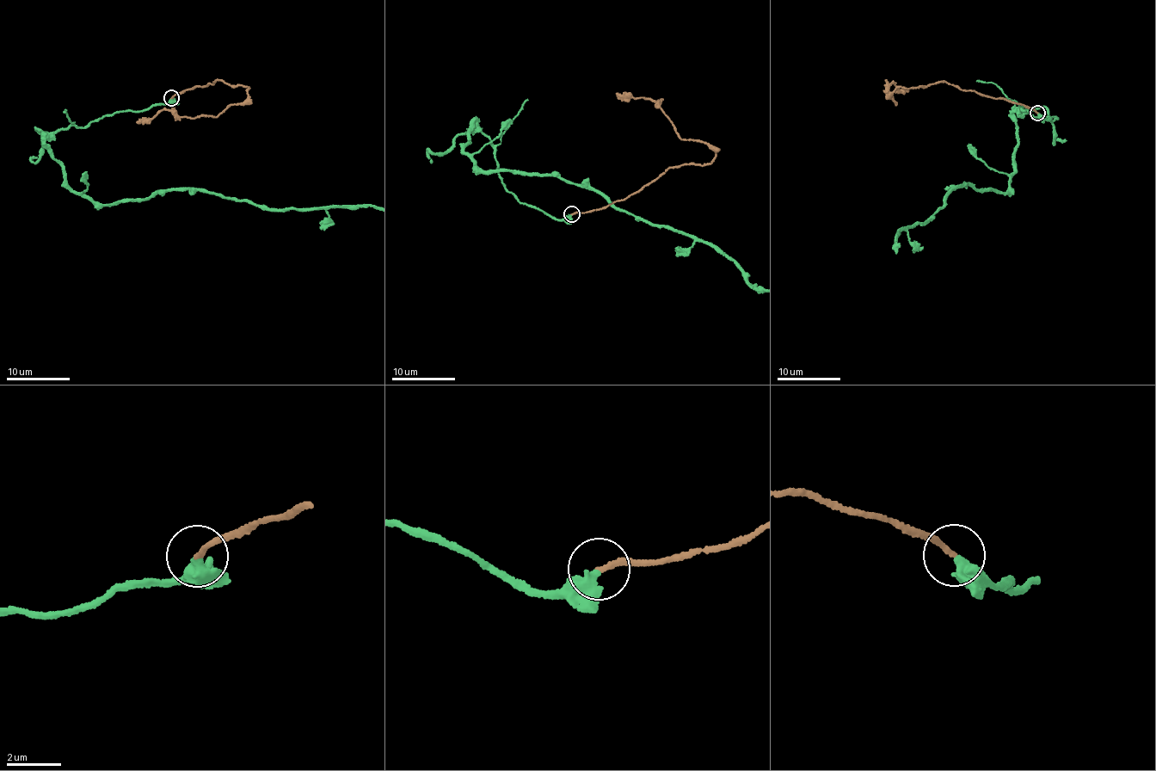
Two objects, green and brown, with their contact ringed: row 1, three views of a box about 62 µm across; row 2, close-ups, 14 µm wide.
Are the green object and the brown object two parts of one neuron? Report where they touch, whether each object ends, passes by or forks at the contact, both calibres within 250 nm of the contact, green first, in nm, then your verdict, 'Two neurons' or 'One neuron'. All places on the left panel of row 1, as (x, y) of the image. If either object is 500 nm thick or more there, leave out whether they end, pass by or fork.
Place: (171, 98). At the ring green ends. At the ring brown ends. Thickness 480 nm (green) against 190 nm. One neuron

